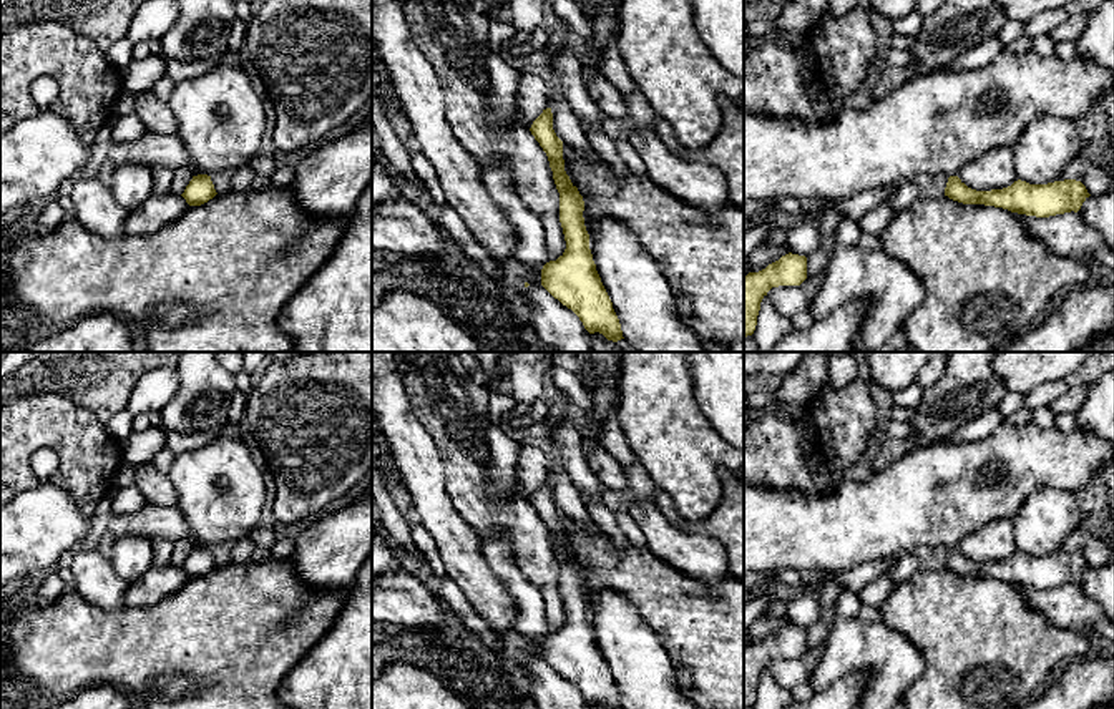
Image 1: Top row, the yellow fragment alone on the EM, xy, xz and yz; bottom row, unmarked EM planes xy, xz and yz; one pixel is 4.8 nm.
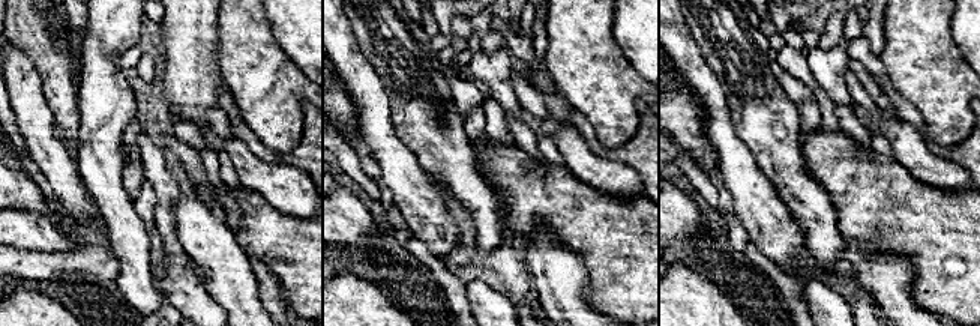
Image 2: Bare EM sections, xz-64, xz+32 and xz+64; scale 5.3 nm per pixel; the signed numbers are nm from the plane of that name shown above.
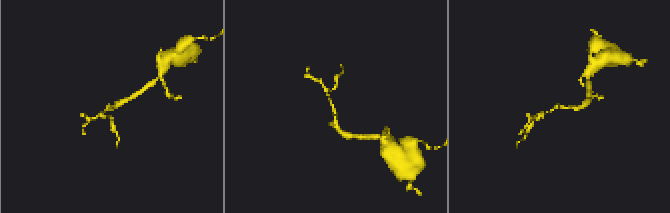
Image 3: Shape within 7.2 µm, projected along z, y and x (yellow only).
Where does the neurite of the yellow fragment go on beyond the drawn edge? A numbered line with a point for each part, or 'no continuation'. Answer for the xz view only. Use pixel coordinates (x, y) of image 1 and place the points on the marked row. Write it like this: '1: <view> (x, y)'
1: xz (513, 274)

